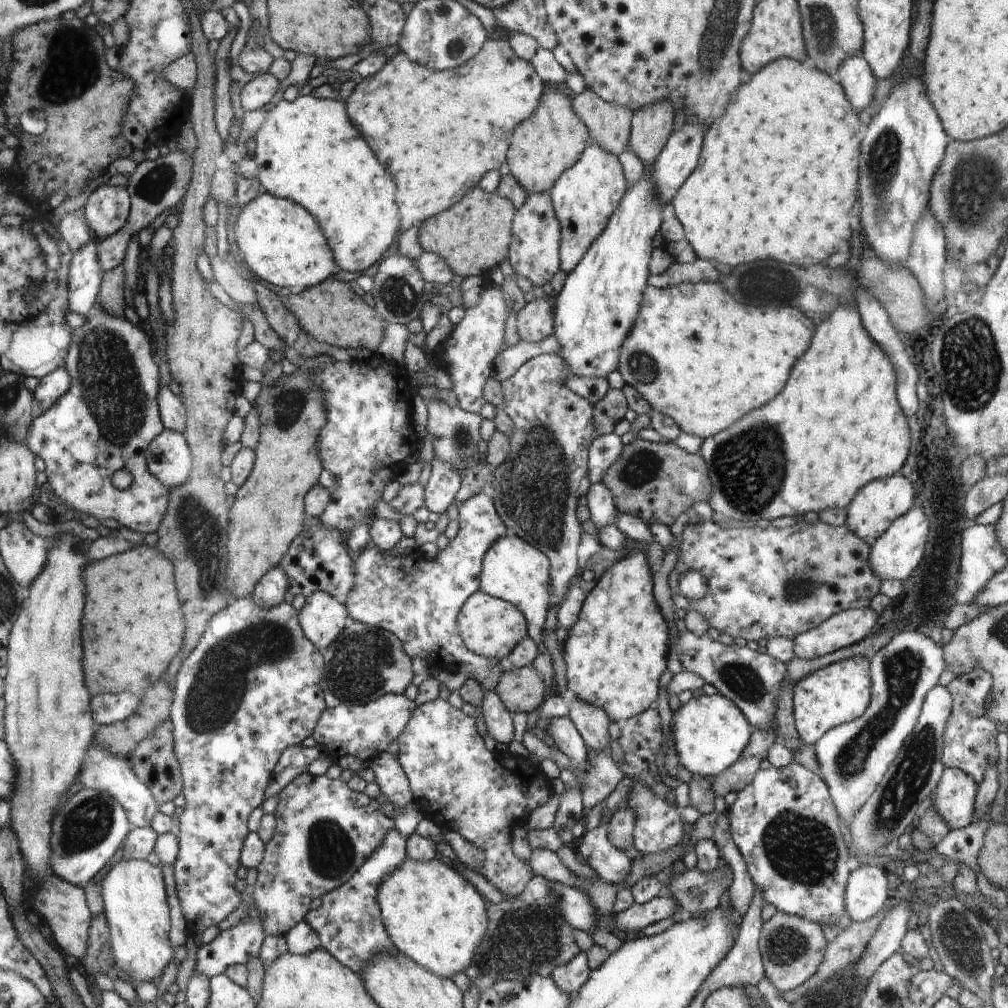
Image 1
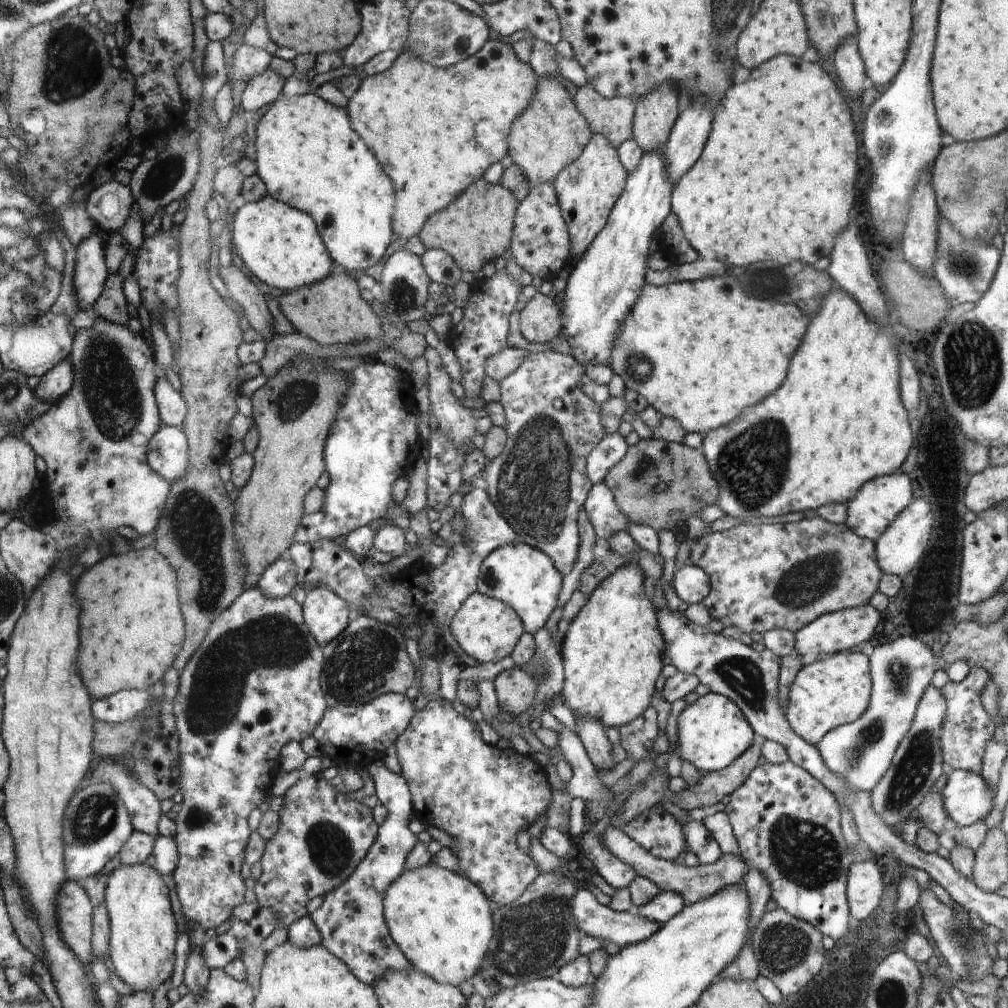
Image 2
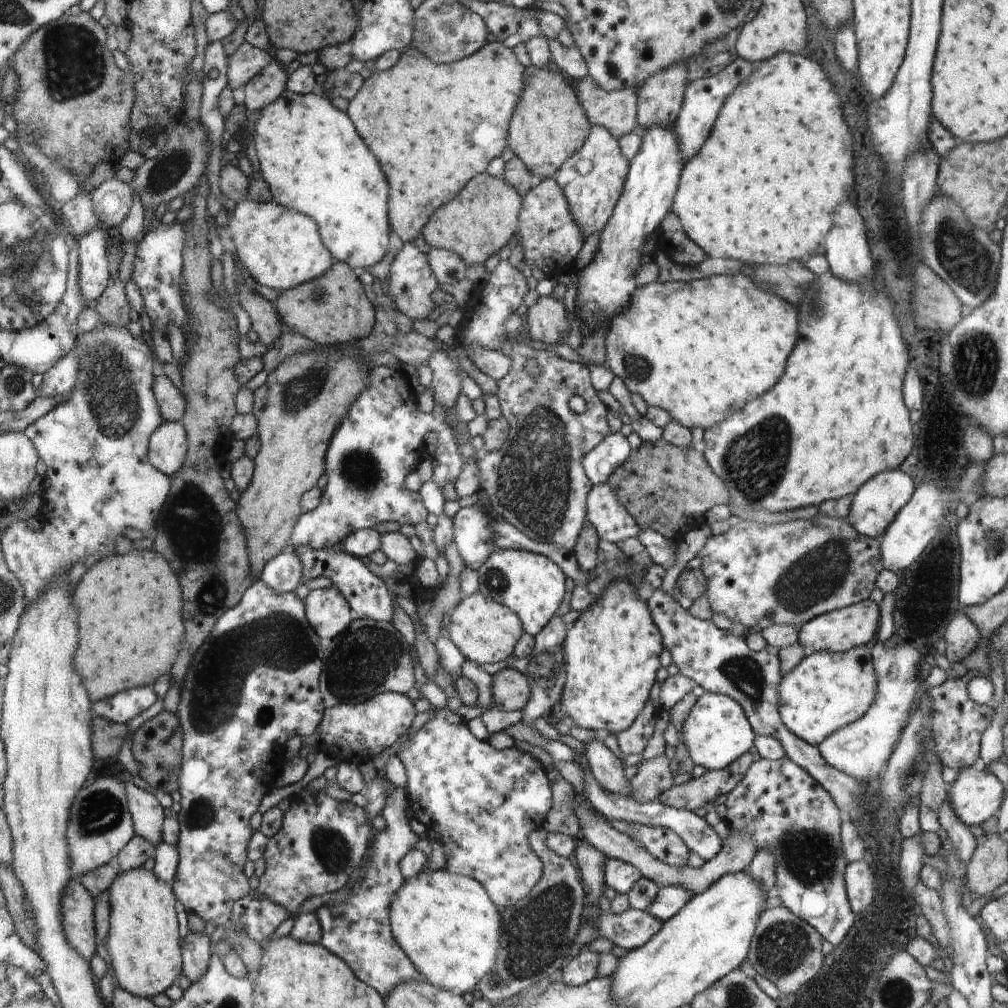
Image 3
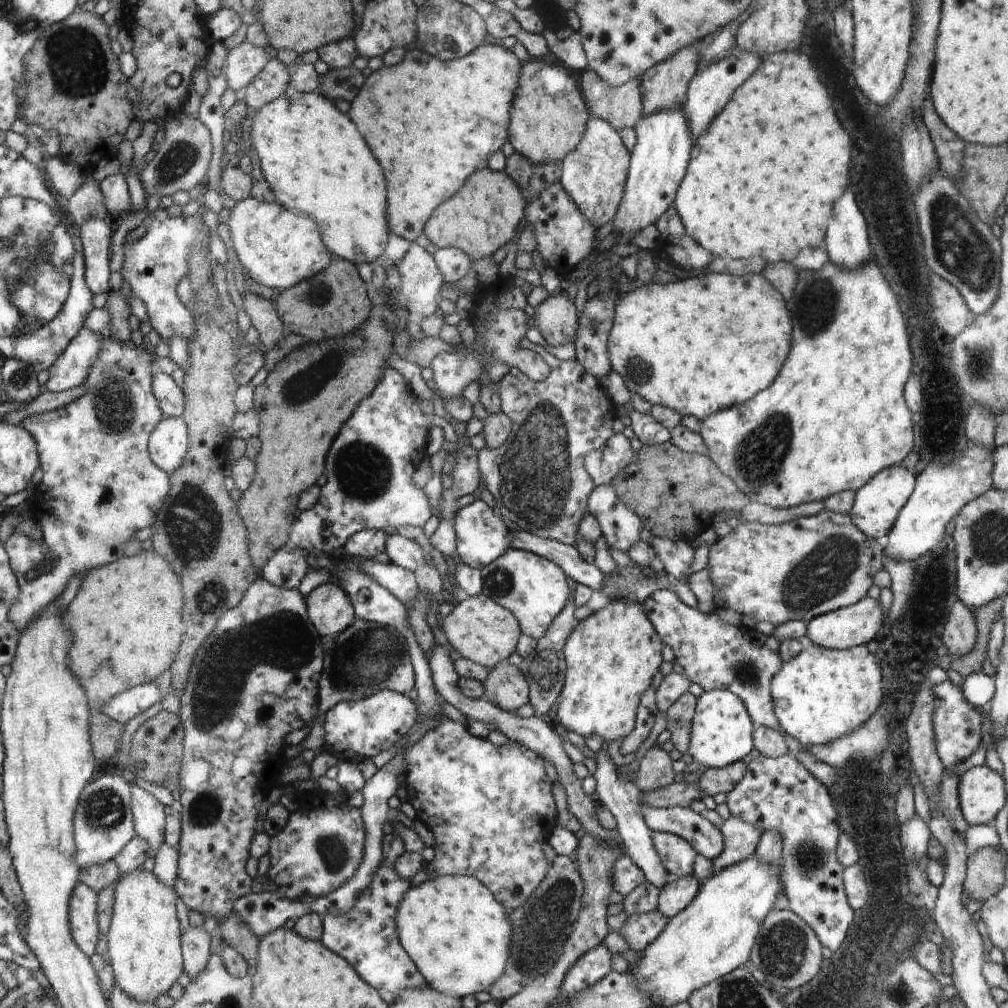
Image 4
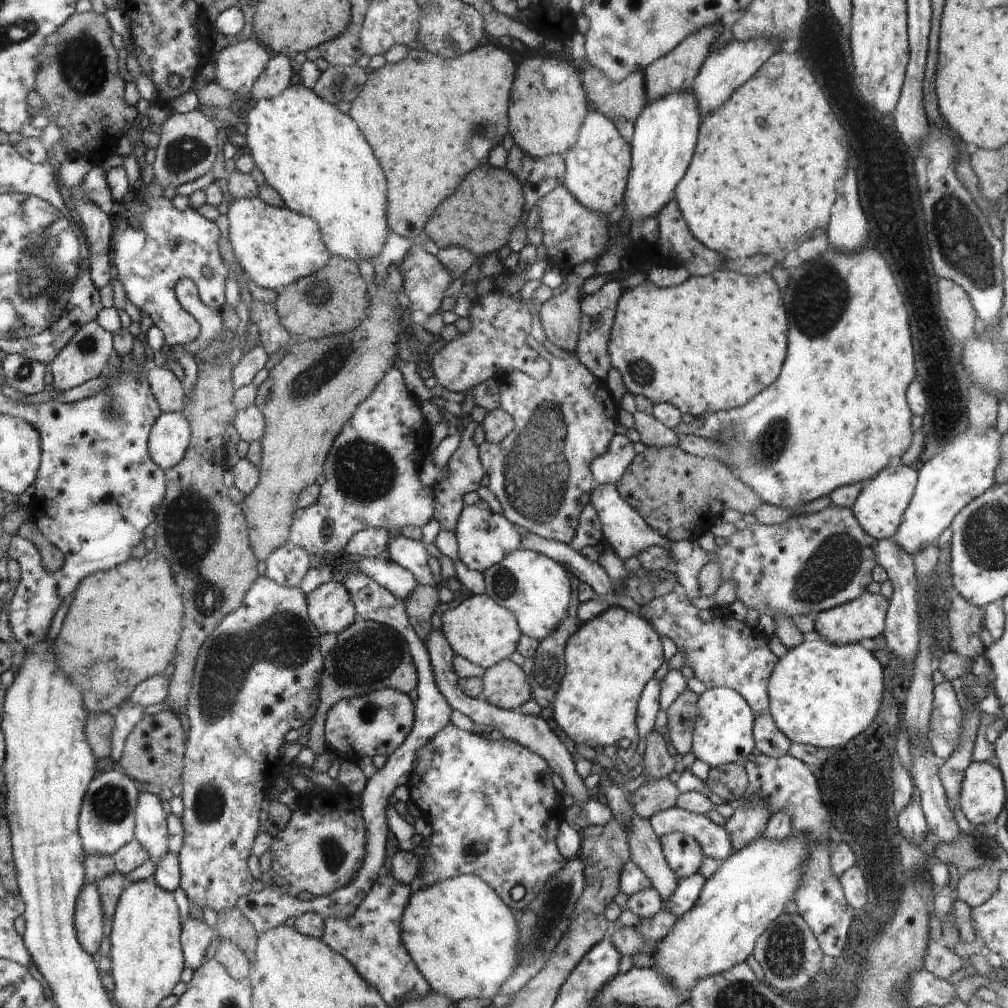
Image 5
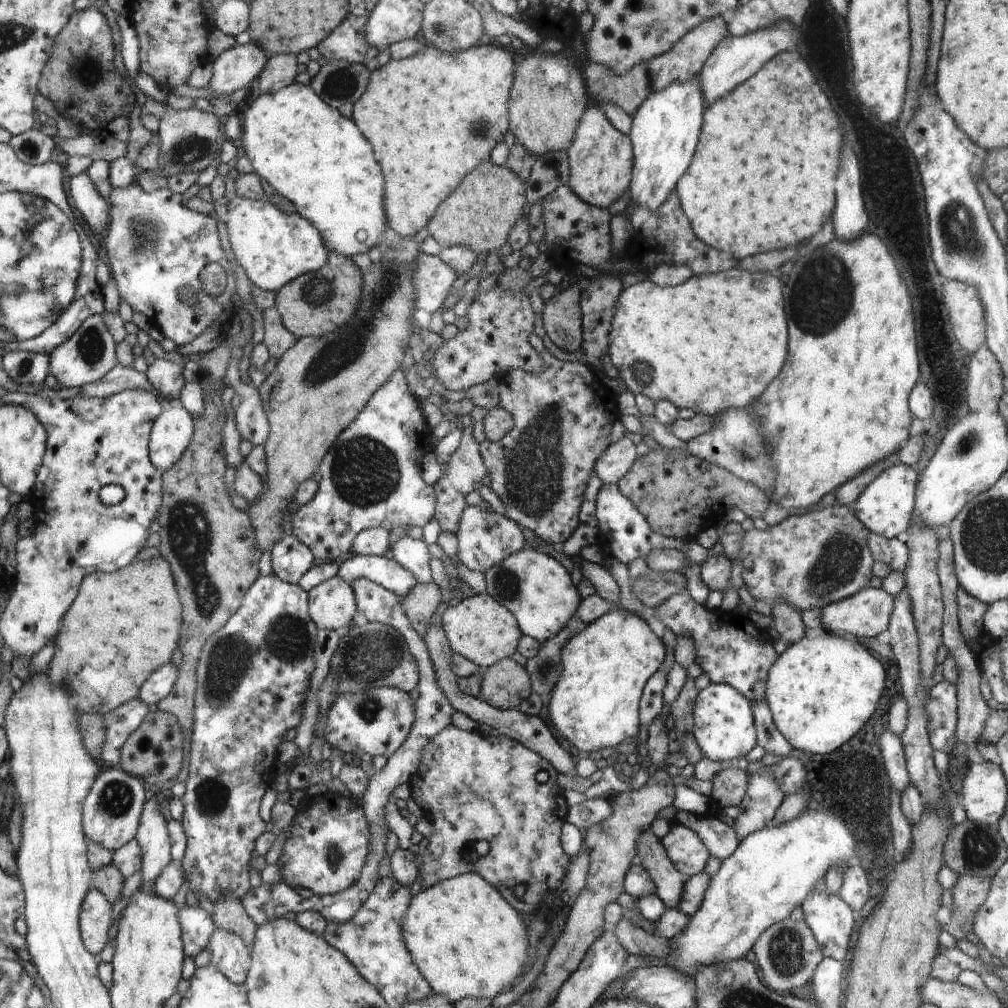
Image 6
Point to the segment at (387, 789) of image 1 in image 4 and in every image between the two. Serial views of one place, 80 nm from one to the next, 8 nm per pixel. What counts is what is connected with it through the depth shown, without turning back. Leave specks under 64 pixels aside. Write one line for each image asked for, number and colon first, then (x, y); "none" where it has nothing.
2: (351, 921)
3: (357, 929)
4: (366, 936)

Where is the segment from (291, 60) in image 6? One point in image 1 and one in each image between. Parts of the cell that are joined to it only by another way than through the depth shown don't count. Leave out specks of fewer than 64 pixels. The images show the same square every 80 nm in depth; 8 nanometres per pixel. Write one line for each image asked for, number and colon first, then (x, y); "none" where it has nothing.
1: (258, 90)
2: (263, 89)
3: (266, 87)
4: (273, 79)
5: (277, 75)

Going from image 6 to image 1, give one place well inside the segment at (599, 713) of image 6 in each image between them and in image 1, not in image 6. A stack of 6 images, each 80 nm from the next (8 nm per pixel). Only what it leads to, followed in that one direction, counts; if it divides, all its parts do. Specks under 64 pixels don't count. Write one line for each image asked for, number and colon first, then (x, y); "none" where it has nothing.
1: (616, 652)
2: (612, 653)
3: (611, 652)
4: (611, 656)
5: (609, 660)

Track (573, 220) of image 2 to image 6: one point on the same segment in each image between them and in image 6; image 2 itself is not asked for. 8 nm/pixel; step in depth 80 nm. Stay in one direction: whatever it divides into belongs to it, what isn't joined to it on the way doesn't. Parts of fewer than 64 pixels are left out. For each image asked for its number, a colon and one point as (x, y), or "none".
3: (593, 179)
4: (593, 175)
5: (596, 169)
6: (600, 159)

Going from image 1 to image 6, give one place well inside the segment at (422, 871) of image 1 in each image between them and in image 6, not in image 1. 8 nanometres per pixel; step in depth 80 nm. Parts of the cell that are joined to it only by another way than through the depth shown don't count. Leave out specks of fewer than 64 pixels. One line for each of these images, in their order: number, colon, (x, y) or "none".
2: (442, 924)
3: (448, 927)
4: (453, 929)
5: (463, 938)
6: (467, 941)

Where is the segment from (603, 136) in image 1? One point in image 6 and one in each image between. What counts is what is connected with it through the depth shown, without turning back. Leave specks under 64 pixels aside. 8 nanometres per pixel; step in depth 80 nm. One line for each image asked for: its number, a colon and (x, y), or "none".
2: (613, 118)
3: (617, 111)
4: (622, 106)
5: (626, 99)
6: (629, 91)

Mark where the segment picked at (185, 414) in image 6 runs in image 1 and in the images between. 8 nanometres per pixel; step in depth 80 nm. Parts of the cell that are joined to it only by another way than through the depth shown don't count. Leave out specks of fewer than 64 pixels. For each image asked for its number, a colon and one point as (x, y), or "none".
1: (170, 458)
2: (169, 452)
3: (169, 445)
4: (169, 445)
5: (169, 442)

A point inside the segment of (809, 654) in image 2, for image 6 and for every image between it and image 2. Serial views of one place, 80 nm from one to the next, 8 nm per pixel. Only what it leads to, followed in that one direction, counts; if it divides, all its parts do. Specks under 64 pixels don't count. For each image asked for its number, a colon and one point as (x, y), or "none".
3: (845, 629)
4: (845, 628)
5: (864, 618)
6: (865, 615)

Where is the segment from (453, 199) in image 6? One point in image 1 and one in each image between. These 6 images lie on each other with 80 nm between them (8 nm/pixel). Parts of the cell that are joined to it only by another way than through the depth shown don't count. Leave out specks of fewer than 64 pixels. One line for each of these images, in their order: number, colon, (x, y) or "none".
1: (472, 236)
2: (476, 228)
3: (481, 219)
4: (485, 216)
5: (481, 216)

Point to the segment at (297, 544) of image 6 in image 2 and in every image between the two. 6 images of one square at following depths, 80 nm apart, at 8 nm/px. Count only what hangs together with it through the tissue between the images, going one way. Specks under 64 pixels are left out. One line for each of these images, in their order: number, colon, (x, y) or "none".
2: (278, 580)
3: (283, 574)
4: (288, 566)
5: (287, 565)

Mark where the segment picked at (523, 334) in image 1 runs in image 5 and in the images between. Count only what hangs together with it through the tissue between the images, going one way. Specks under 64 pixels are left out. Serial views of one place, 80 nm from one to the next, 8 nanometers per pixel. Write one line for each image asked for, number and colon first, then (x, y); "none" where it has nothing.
2: (540, 321)
3: (546, 321)
4: (555, 317)
5: (560, 316)

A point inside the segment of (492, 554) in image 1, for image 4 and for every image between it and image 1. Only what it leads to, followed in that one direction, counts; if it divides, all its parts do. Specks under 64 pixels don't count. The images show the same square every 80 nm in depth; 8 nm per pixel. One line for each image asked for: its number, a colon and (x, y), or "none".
2: (525, 578)
3: (532, 586)
4: (531, 586)

